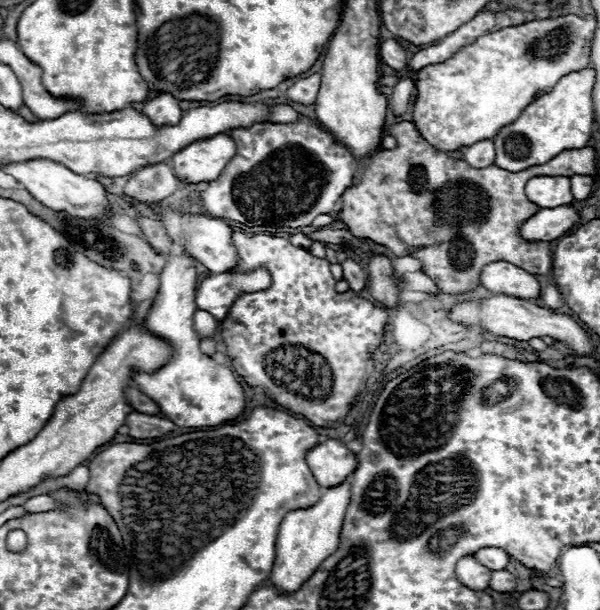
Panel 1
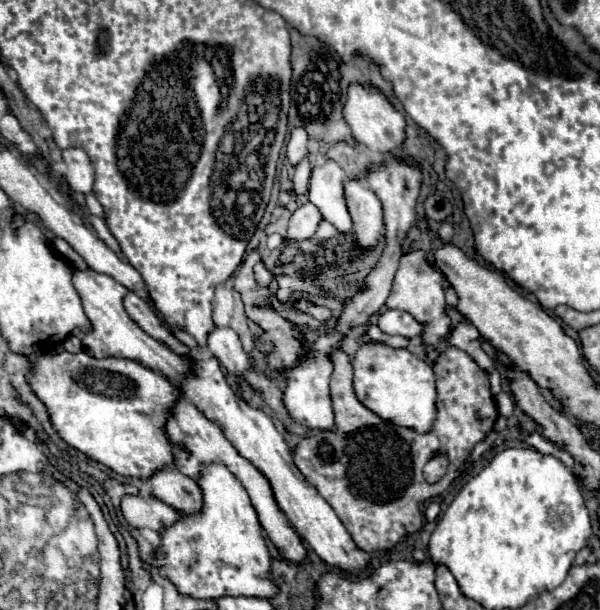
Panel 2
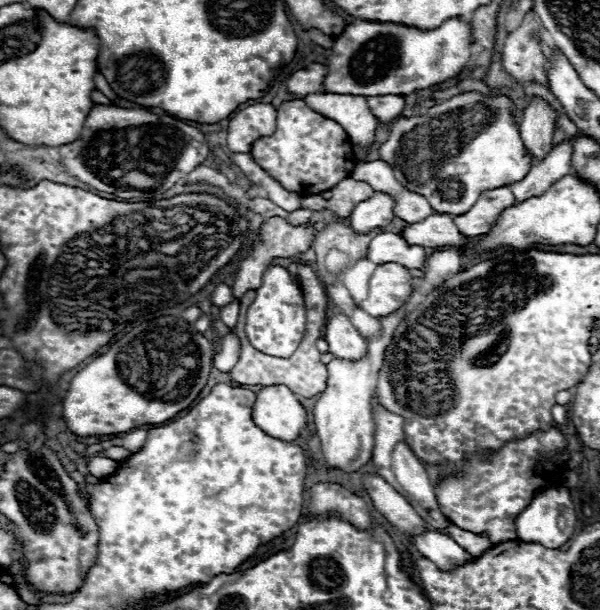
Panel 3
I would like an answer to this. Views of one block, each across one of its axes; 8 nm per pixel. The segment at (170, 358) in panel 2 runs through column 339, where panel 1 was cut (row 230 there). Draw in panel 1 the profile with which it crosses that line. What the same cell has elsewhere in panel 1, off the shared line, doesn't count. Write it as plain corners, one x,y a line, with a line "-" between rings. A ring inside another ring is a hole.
572,206
544,208
522,222
518,232
526,242
550,242
568,232
578,218
578,210

